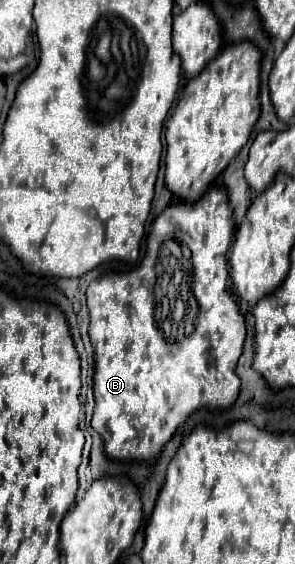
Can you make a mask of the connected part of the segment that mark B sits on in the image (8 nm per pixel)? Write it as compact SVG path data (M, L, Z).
M212 186L198 202L178 202L168 206L152 224L152 230L146 240L146 256L142 258L140 266L126 274L104 274L102 278L94 280L86 290L86 306L90 314L90 340L94 346L96 368L94 368L94 398L96 408L92 416L92 428L102 436L104 450L112 460L132 460L132 462L146 462L158 458L162 446L172 438L176 428L198 408L228 408L238 398L240 380L236 376L236 364L242 356L244 340L246 340L246 322L244 316L228 288L228 262L226 254L234 238L234 218L232 208L228 202L226 188Z

